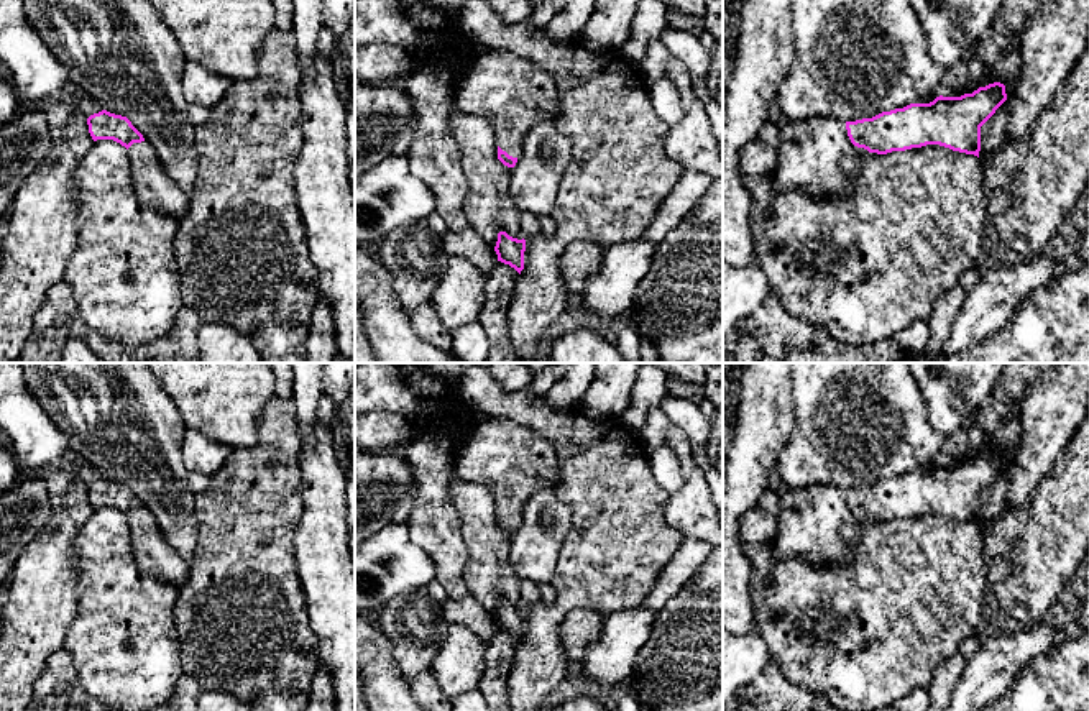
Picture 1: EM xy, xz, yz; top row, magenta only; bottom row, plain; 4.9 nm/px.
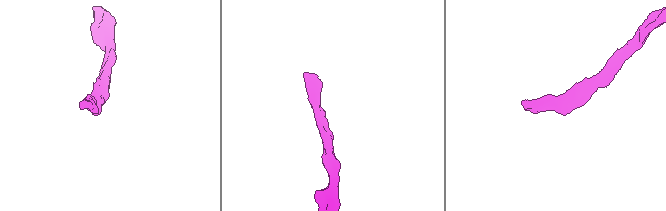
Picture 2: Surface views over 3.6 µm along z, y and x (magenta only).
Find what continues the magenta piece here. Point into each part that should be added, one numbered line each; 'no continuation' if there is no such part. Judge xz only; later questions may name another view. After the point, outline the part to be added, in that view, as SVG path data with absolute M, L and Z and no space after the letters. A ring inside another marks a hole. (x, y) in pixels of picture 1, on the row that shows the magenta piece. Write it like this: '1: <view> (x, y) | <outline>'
1: xz (513, 94) | M485 51L458 77L455 105L485 118L496 131L498 146L519 158L526 133L558 113L555 79L542 66L508 51Z

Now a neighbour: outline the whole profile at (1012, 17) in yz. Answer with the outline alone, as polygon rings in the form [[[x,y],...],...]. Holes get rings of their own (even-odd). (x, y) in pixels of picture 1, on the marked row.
[[[1002,0],[995,21],[976,46],[984,67],[994,66],[1007,51],[1020,46],[1022,33],[1045,0]]]

